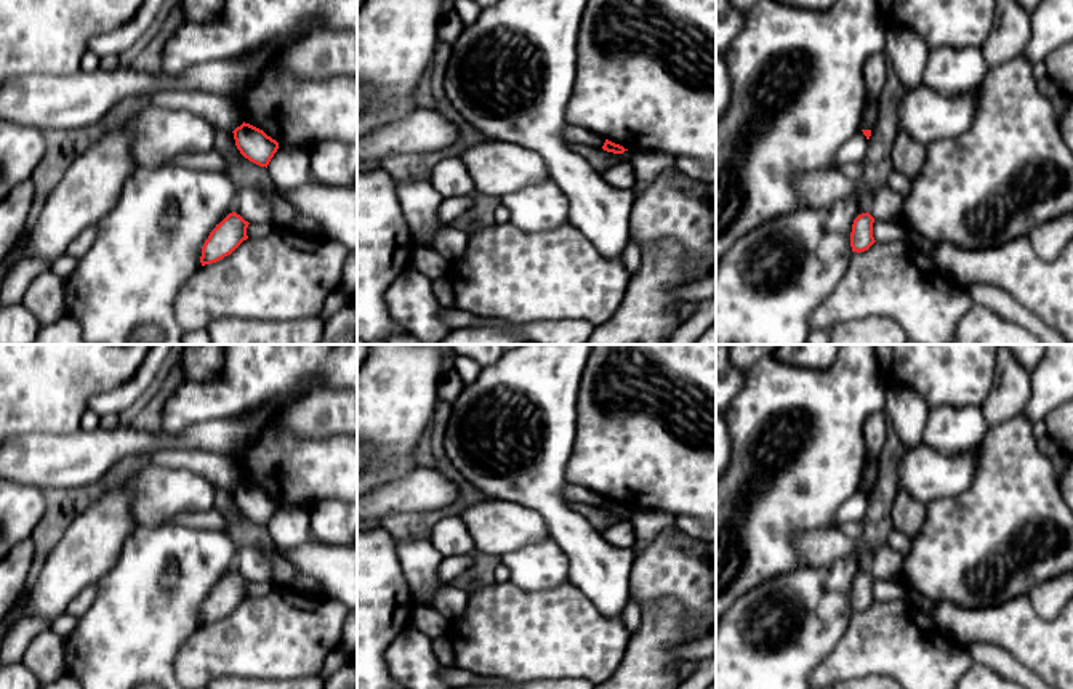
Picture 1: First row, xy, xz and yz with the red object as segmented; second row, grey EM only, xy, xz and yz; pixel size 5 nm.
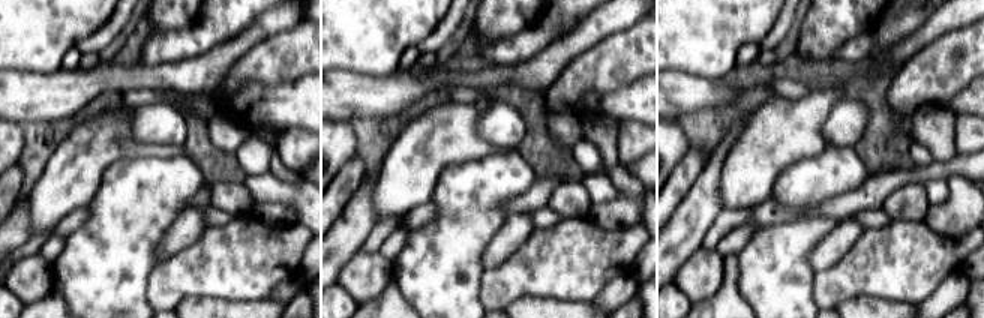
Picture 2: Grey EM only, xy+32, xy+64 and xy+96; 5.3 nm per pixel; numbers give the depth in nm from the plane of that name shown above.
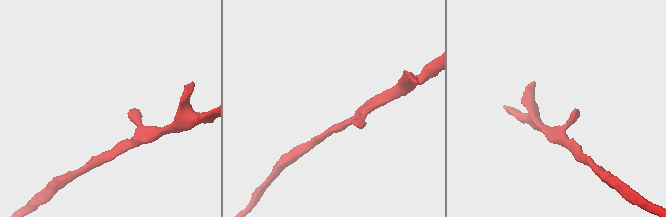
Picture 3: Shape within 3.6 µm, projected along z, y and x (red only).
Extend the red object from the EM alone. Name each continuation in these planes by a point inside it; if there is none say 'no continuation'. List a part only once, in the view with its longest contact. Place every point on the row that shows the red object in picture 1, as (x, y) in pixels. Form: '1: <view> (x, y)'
no continuation

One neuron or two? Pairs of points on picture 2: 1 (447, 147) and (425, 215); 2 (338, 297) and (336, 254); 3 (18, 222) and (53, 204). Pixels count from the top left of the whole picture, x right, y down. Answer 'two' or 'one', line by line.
1: two
2: two
3: two

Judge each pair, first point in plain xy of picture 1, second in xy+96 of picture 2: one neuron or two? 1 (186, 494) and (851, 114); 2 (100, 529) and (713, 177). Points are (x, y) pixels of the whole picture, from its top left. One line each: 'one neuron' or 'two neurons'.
1: one neuron
2: two neurons

